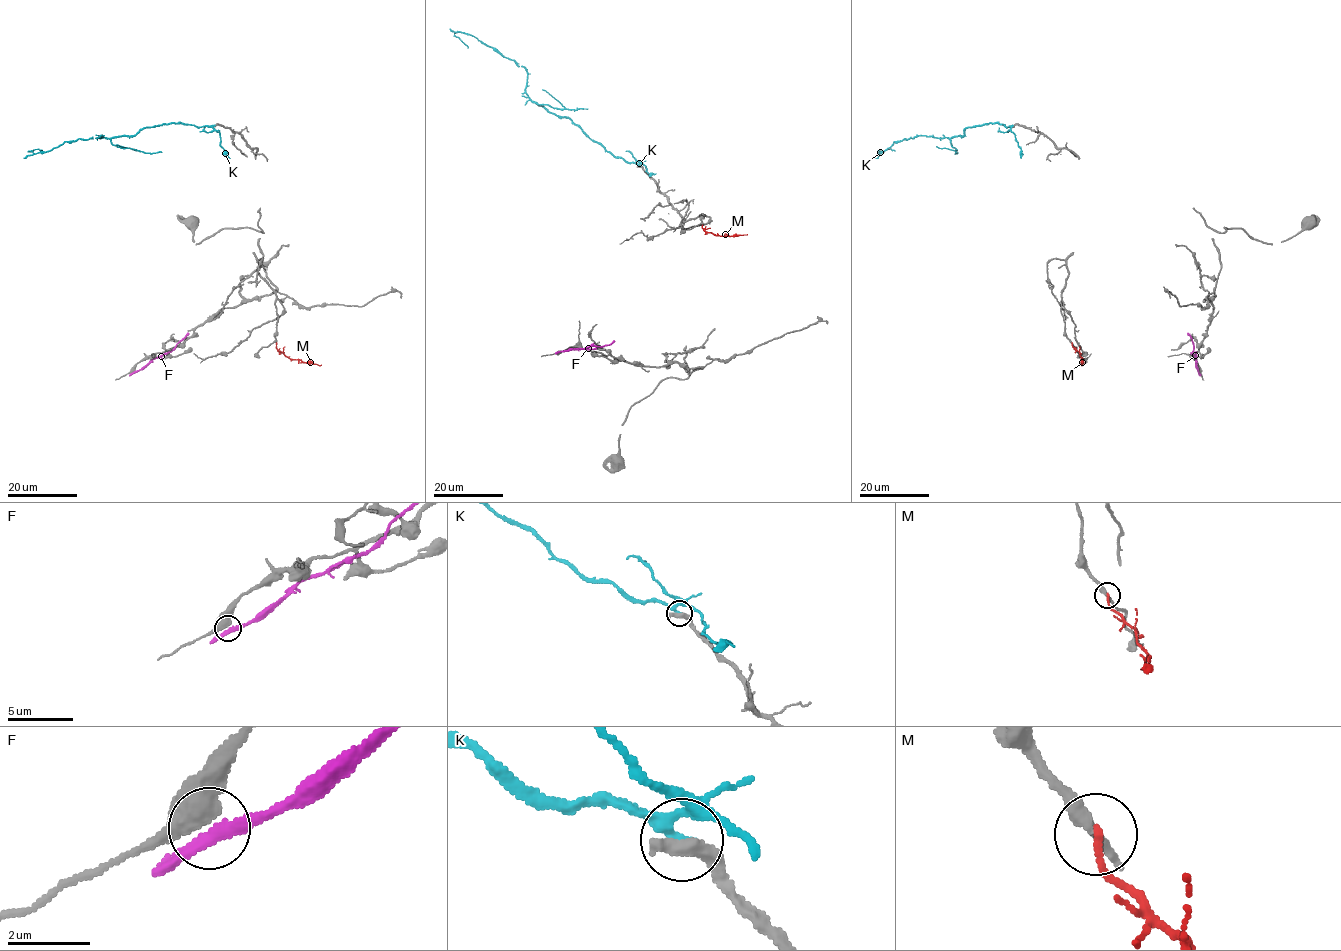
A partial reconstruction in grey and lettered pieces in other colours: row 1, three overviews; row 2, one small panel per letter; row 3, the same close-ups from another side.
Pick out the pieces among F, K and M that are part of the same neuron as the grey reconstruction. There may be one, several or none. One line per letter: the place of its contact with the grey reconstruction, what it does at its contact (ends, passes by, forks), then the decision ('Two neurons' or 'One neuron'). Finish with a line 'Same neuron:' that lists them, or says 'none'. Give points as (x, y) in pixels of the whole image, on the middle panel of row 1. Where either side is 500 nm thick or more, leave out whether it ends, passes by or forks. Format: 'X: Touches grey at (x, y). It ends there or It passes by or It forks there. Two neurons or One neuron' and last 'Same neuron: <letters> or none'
F: Touches grey at (560, 351). It passes by. Two neurons
K: Touches grey at (639, 166). It passes by. One neuron
M: Touches grey at (702, 224). It ends there. One neuron
Same neuron: K, M

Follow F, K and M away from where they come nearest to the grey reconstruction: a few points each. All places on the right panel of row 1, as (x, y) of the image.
F: (1198, 372), (1192, 338), (1187, 333)
K: (1012, 125), (989, 123), (968, 126), (962, 136), (949, 138), (918, 135), (895, 141), (879, 153), (895, 151)
M: (1071, 343), (1083, 359), (1081, 365)

